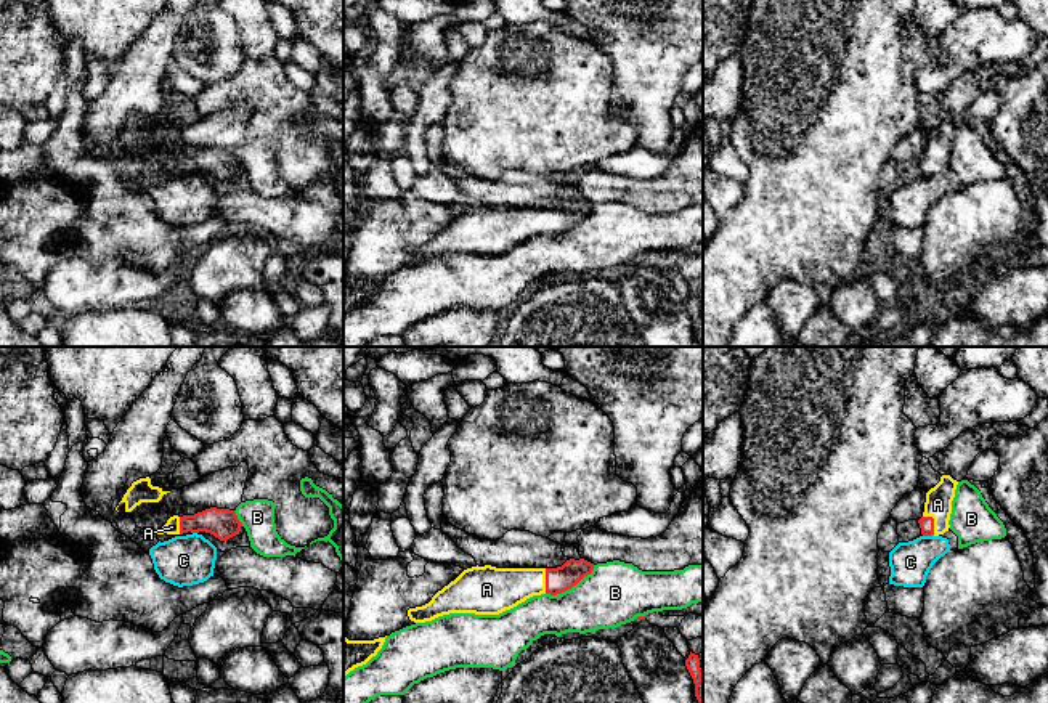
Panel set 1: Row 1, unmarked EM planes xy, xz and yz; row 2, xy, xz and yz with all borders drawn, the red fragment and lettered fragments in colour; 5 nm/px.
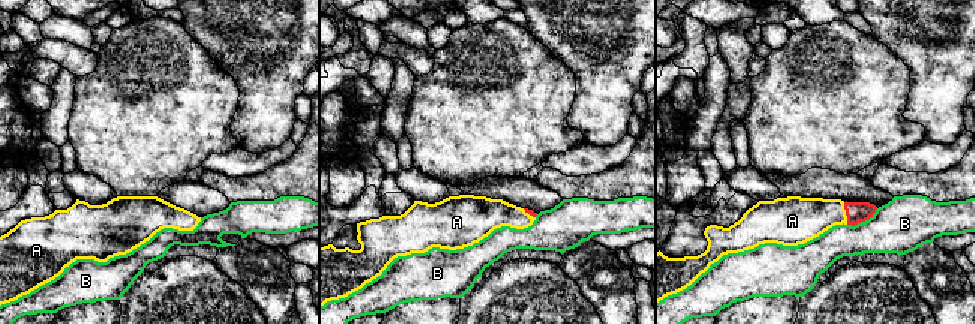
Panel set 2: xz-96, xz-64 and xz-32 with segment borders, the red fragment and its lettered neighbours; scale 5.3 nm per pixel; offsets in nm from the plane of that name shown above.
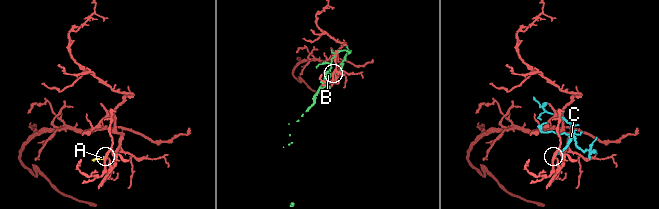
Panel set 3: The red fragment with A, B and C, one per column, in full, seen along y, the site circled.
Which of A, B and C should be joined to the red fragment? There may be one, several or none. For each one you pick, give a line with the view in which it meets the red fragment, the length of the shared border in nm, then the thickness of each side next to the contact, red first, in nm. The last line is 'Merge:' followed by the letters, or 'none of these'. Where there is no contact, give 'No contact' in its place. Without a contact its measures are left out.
A: Touches red in yz. Shared border 110 nm. Thickness 80 nm (red) against 130 nm
Merge: A

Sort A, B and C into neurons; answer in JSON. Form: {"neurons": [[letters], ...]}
{"neurons": [["A"], ["B", "C"]]}

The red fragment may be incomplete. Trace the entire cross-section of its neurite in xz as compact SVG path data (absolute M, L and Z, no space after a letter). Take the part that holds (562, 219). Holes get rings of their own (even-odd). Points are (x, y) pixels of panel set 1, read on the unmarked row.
M570 199L557 209L496 209L491 205L464 210L422 247L409 249L414 263L432 262L449 254L499 255L533 236L562 234L591 215L594 204Z

